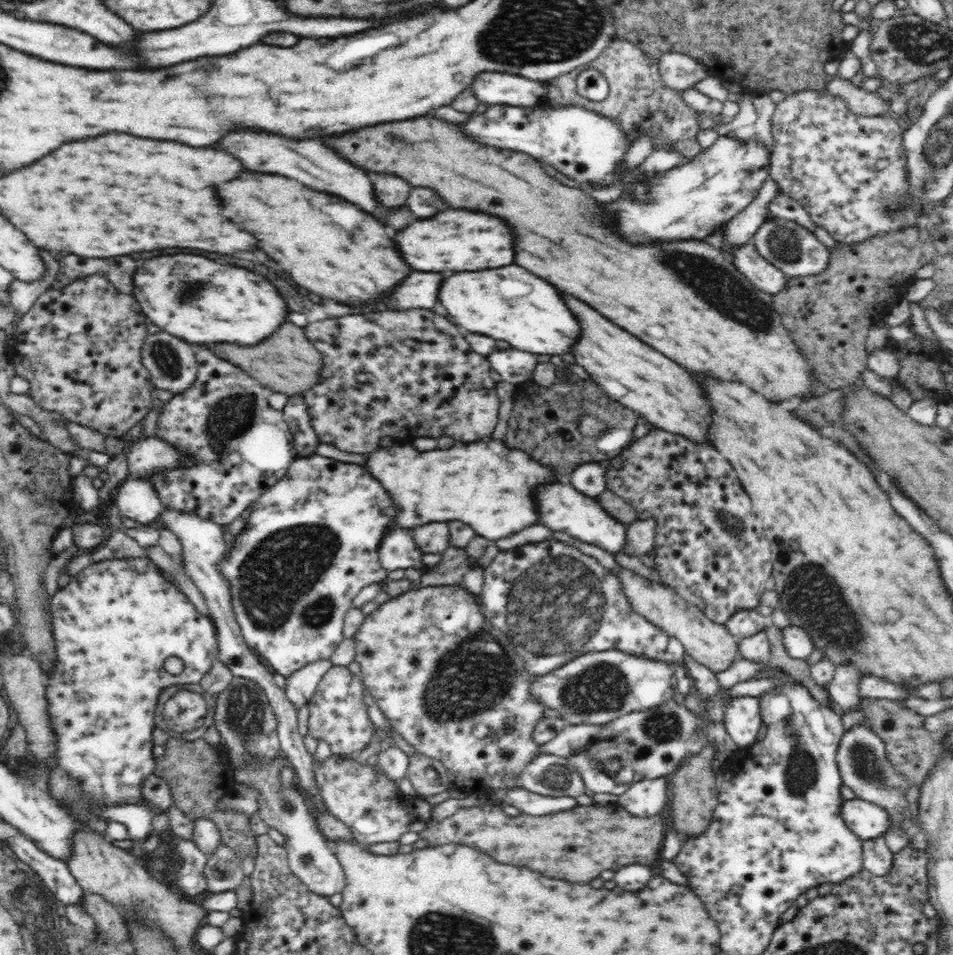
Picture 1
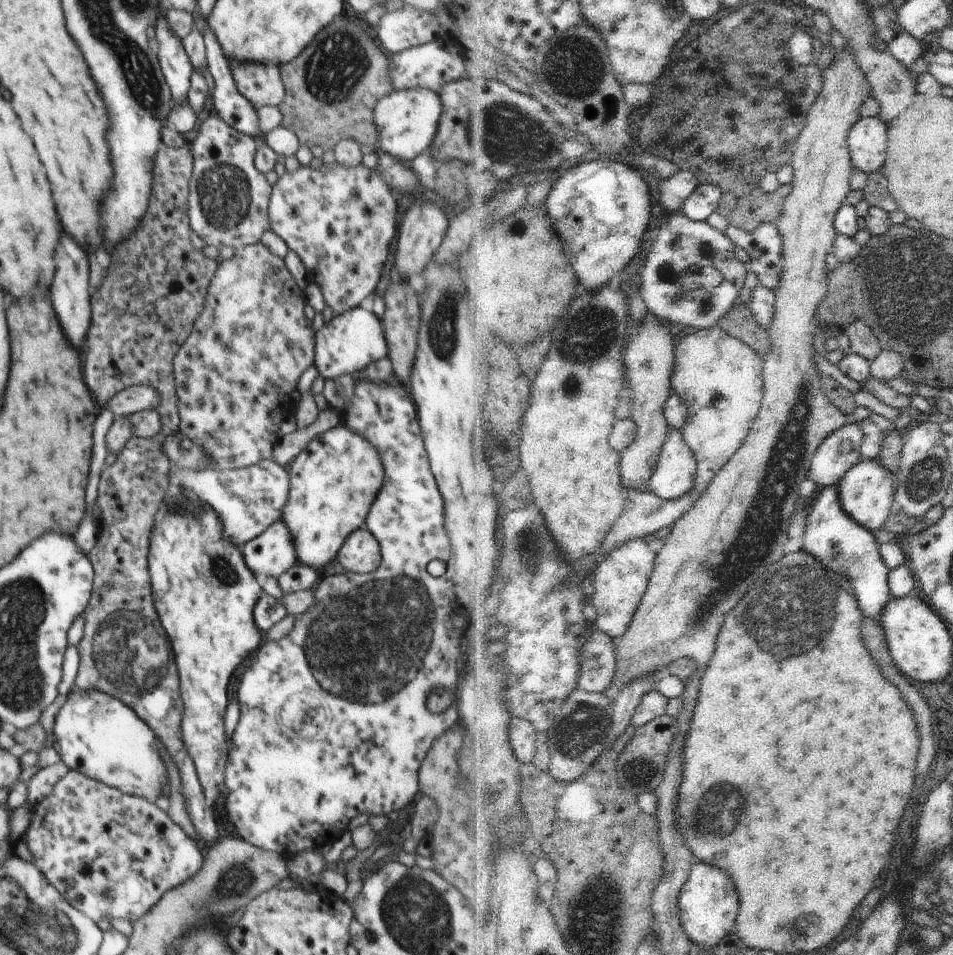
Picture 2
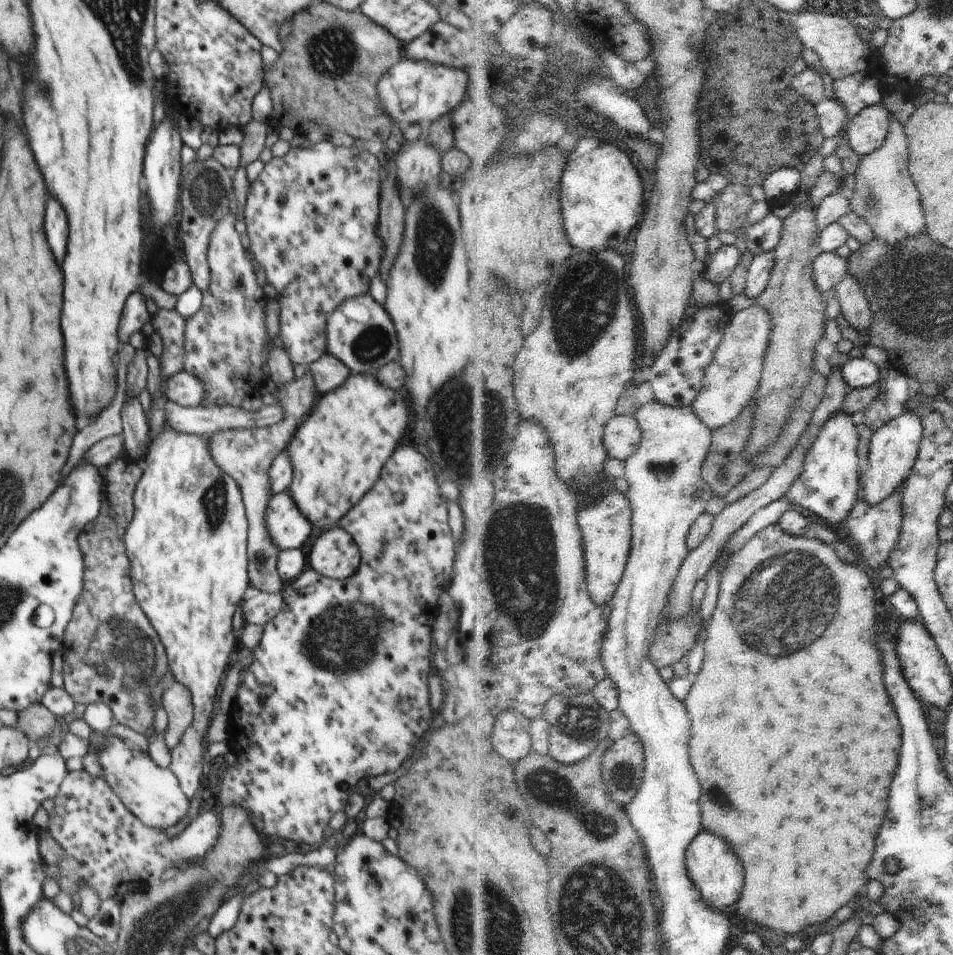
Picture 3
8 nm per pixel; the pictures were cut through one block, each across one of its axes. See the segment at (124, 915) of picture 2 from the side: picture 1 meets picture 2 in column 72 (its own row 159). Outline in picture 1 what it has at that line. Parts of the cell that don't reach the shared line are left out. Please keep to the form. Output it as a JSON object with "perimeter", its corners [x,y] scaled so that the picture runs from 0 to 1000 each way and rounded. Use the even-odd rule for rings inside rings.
{"perimeter":[[[856,94],[839,95],[836,98],[826,101],[826,103],[813,111],[813,117],[809,125],[810,143],[812,143],[812,157],[809,159],[809,175],[807,184],[816,194],[817,201],[832,207],[842,215],[842,219],[848,223],[850,230],[858,235],[875,249],[877,253],[884,255],[896,255],[896,253],[907,253],[911,249],[917,249],[921,245],[930,243],[942,243],[942,241],[964,237],[964,218],[959,215],[959,208],[953,200],[953,166],[948,155],[948,135],[939,121],[899,121],[893,117],[884,103],[874,101],[868,94],[857,96]]]}

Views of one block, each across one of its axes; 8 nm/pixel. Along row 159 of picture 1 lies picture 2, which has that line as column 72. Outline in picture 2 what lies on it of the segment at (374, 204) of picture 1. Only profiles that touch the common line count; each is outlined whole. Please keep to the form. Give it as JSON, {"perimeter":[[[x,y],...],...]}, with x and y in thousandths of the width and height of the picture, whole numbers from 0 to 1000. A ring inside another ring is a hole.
{"perimeter":[[[65,243],[63,247],[63,255],[57,264],[57,272],[59,272],[59,285],[57,285],[57,291],[55,291],[55,299],[52,299],[52,306],[55,306],[55,320],[61,329],[61,335],[67,343],[67,350],[69,354],[78,360],[78,362],[84,362],[88,358],[88,352],[90,352],[90,346],[94,341],[94,308],[92,308],[92,270],[90,270],[90,264],[82,258],[82,253],[71,247],[69,243]]]}

